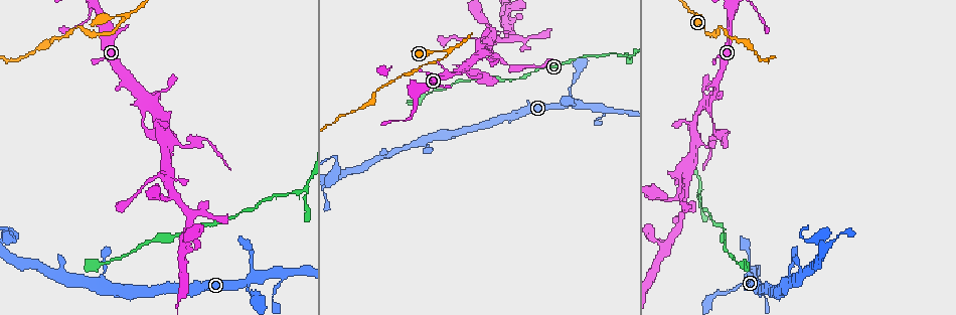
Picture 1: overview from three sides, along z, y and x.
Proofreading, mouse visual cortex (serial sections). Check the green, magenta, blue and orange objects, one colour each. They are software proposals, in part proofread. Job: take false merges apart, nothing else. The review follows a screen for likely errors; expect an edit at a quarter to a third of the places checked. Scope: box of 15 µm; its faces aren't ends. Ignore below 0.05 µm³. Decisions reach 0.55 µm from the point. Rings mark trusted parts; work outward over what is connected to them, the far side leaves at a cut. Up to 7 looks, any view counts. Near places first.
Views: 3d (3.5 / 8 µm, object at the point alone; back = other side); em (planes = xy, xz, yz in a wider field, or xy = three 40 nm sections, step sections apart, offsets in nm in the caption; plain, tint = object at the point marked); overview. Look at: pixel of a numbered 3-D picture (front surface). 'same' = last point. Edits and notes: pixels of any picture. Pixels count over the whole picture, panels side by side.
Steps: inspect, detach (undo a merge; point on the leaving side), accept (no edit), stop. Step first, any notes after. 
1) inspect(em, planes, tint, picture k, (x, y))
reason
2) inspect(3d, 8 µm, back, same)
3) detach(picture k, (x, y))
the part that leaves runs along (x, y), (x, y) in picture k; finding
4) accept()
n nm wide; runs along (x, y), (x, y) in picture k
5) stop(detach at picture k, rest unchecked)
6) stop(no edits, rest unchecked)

inspect(3d, 8 µm, back, picture 1, (508, 38))
sharp bend

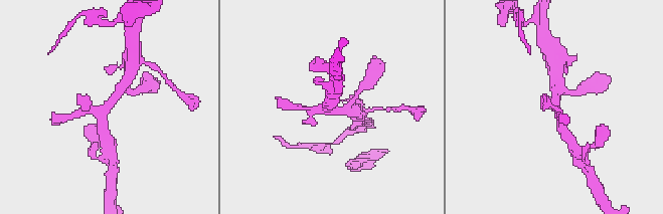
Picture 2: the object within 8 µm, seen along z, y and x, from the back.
inspect(3d, 3.5 µm, picture 2, (103, 111))
zoom in

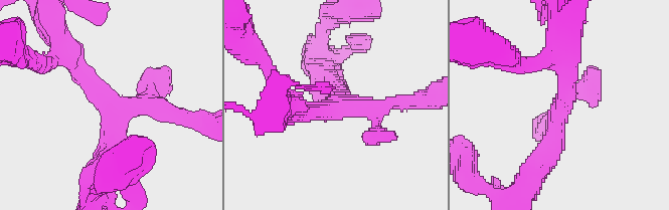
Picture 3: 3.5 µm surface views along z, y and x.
inspect(em, xy, step 1, tint, picture 3, (336, 104))
4 arms; arms of 200, 250, 300, 350 nm

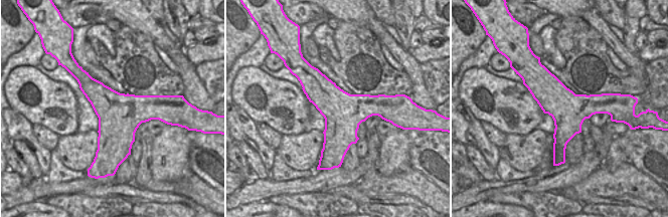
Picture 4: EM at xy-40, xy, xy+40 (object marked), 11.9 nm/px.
accept()
480 nm wide; runs along (69, 57), (110, 107), (107, 168) in picture 3; continuous, no second cell

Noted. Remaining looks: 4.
inspect(3d, 3.5 µm, back, picture 1, (187, 145))
a narrow waist

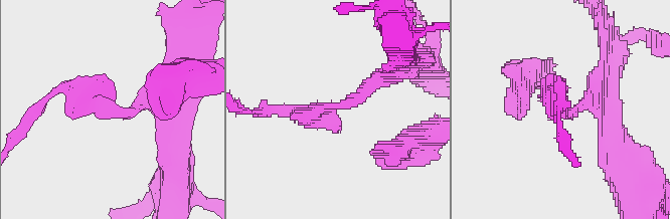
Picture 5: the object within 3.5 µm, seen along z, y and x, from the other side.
inspect(em, xy, step 5, tint, picture 5, (344, 106))

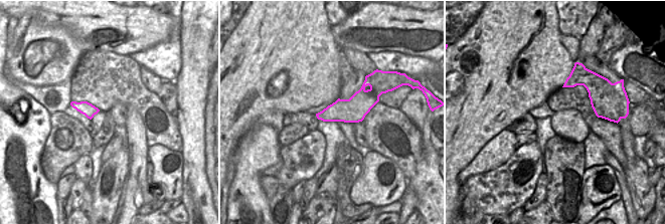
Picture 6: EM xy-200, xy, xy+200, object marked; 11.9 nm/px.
detach(picture 5, (337, 124))
arms of 250, 250 nm; the part that leaves runs along (361, 93), (312, 114), (275, 112) in picture 5; two cells meet here

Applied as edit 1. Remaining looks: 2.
inspect(3d, 3.5 µm, picture 1, (447, 51))
side arm on a straight run

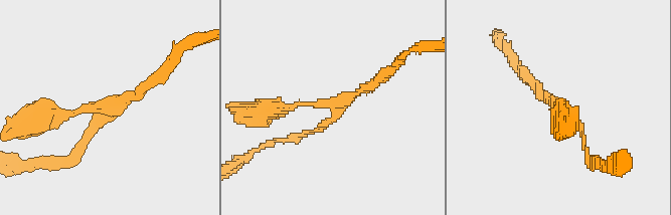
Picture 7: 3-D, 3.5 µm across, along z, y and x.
inspect(em, xy, step 5, tint, picture 7, (104, 105))
3 arms; arms of 100, 150, 200 nm

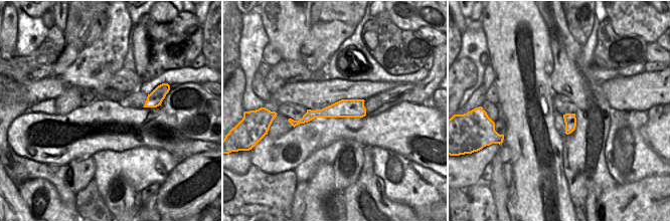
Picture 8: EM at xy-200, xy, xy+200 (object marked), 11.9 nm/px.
accept()
runs along (42, 118), (111, 109), (79, 149) in picture 7; one cell here

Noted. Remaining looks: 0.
stop(detach at picture 5, rest unchecked)

